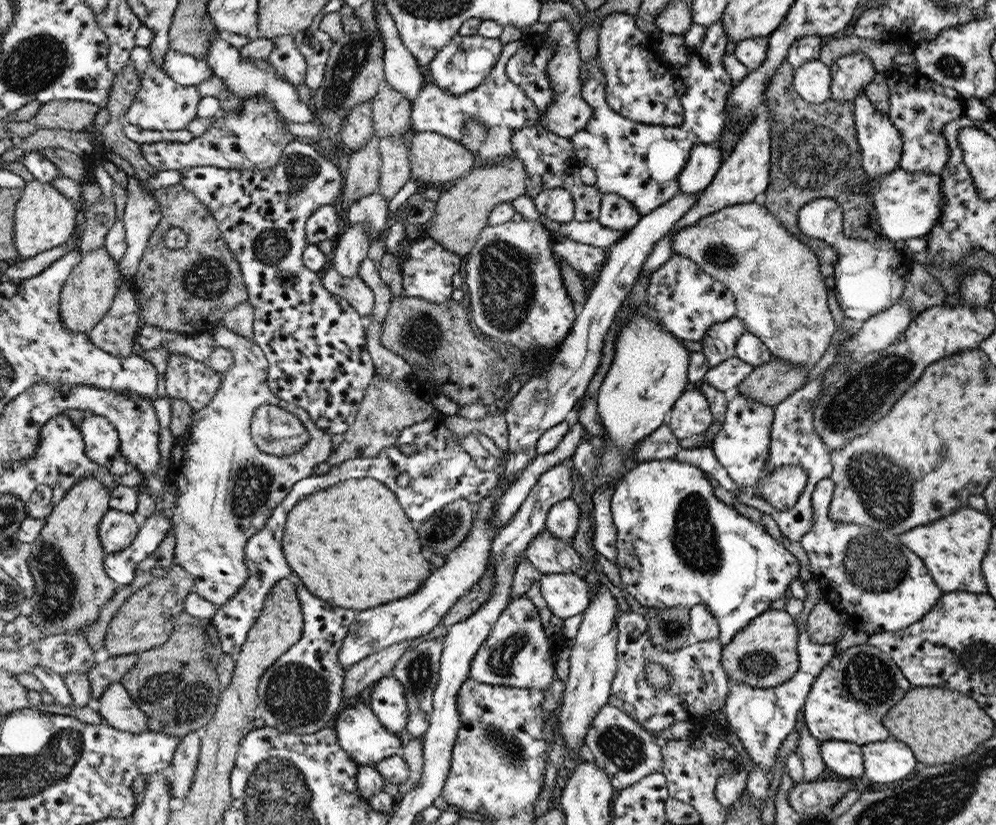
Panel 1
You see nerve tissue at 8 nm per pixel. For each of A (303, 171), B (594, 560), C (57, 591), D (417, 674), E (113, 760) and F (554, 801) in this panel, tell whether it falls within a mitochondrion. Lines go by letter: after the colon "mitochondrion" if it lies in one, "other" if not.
A: mitochondrion
B: other
C: mitochondrion
D: mitochondrion
E: other
F: other

